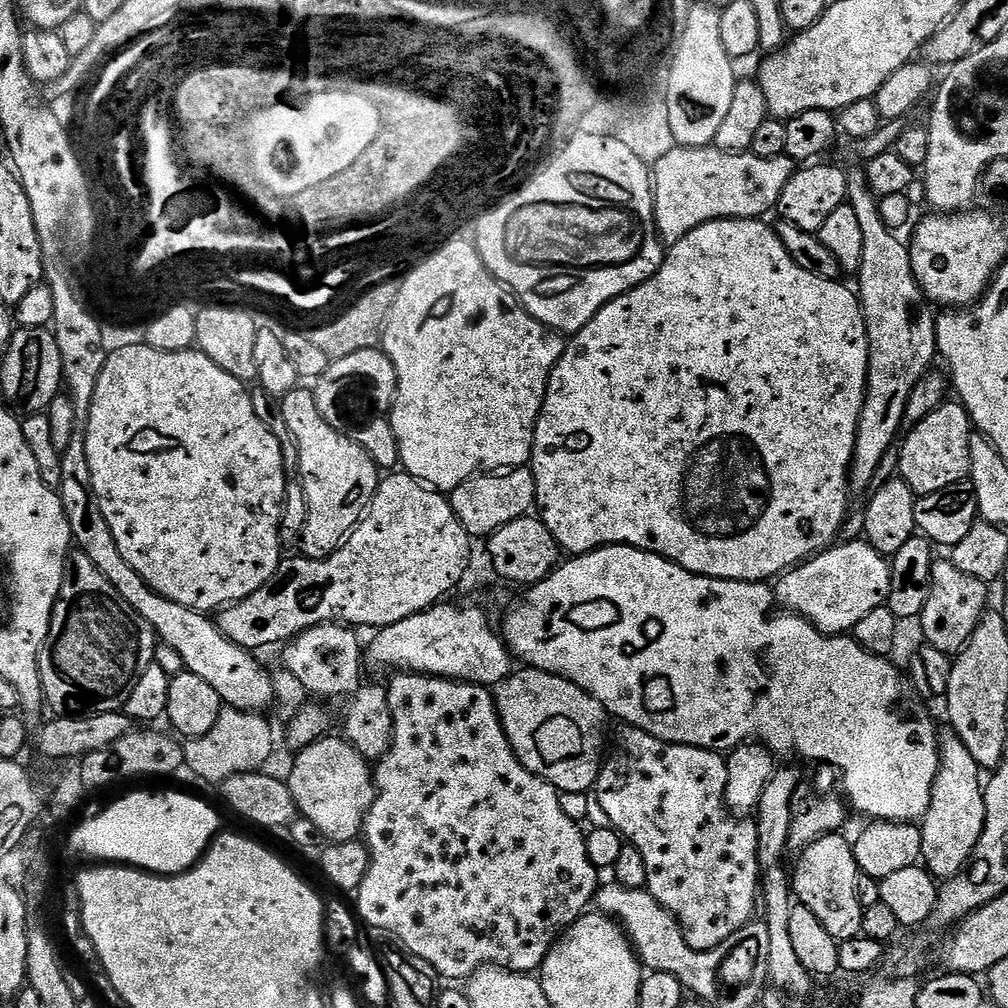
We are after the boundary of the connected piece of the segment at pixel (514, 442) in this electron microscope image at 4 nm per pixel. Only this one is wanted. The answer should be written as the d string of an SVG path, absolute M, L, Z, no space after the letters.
M453 238L446 244L441 244L431 256L420 261L405 275L404 281L396 295L388 325L384 327L382 347L384 353L394 362L396 371L396 399L392 402L390 419L394 426L394 438L398 438L400 464L403 471L413 476L421 484L435 488L441 494L451 494L462 482L477 474L496 474L501 470L523 468L531 461L532 447L536 423L544 405L544 395L548 393L548 379L554 366L560 361L566 343L561 333L539 324L533 316L524 309L516 298L516 293L497 280L490 269L484 265L480 255L476 253L475 243L468 244L461 238Z

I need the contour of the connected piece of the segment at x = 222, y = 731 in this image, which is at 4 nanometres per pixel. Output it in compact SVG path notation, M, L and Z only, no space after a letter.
M221 707L218 722L207 734L191 737L184 744L184 762L187 771L192 771L200 780L209 780L216 786L223 785L226 778L243 772L254 772L265 767L264 763L272 756L272 728L264 721L263 715L255 712L243 712L237 708Z

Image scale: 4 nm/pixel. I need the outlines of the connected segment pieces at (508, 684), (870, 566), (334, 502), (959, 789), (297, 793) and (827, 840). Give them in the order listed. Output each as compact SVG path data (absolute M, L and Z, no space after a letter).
M525 667L523 671L513 671L512 675L507 676L494 692L496 709L514 754L520 759L520 764L526 766L526 770L542 777L557 792L588 792L600 776L602 757L606 752L604 707L593 696L586 694L561 676L539 672L538 669L530 667Z
M859 539L849 544L833 543L804 563L789 568L775 581L775 603L781 609L803 616L825 636L851 633L870 610L887 605L892 589L889 557L883 556L867 539Z
M297 386L279 401L279 405L282 418L286 418L286 426L290 426L290 434L296 439L300 459L298 472L304 483L304 500L308 503L308 517L304 520L304 533L300 536L300 544L304 547L301 549L309 560L324 560L338 551L352 529L360 523L376 497L382 472L351 435L343 436L335 428L335 423L324 420L322 414L318 414L311 387Z
M951 730L940 732L940 774L932 787L932 801L919 825L922 834L923 867L932 873L937 881L943 882L957 876L972 857L978 838L986 822L986 802L984 801L984 784L982 769L970 755L970 750Z
M329 734L310 747L299 749L286 783L292 792L297 813L314 822L328 842L341 844L361 835L364 817L372 809L376 797L376 782L373 769L364 755L347 739L337 736Z
M844 834L820 836L799 856L796 869L790 872L790 887L795 899L812 911L814 918L818 918L818 922L830 930L837 942L861 935L865 909L858 902L858 878L862 873L856 867L849 837L844 837Z

